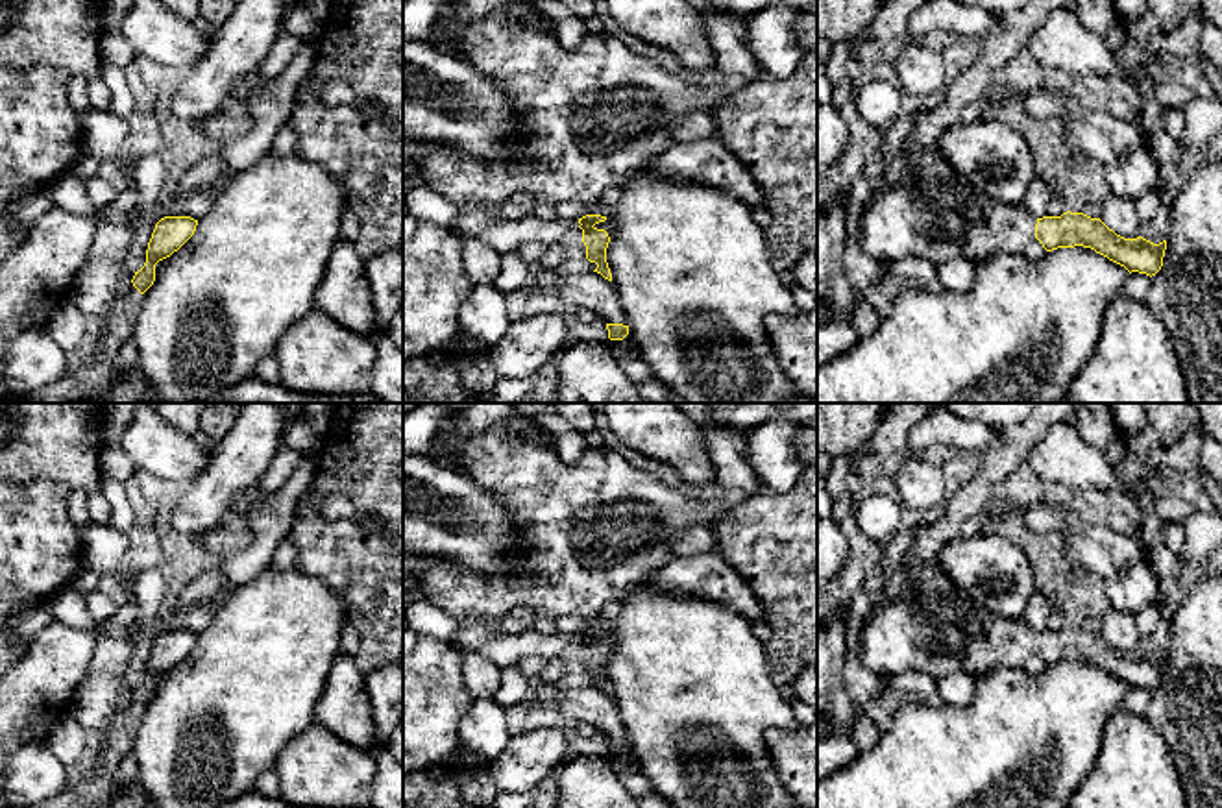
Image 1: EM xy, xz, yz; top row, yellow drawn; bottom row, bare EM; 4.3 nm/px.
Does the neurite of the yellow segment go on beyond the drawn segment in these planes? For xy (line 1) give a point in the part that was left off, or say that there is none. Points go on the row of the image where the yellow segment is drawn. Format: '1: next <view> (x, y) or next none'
1: next none

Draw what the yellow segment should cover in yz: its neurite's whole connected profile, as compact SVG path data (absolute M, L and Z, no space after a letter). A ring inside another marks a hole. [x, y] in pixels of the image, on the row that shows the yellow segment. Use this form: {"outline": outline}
{"outline": "M937 146L921 152L908 176L895 185L880 185L874 198L863 207L860 246L873 259L887 264L906 257L921 257L939 266L952 259L974 264L996 255L1022 255L1026 244L1037 239L1046 251L1083 246L1124 266L1130 274L1155 275L1163 266L1167 240L1154 244L1143 237L1124 239L1100 218L1083 213L1033 218L1024 205L1008 205L965 181L943 157Z"}

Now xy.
{"outline": "M165 216L155 224L146 250L144 266L131 283L144 294L155 281L155 264L177 251L196 231L198 220L190 216Z"}

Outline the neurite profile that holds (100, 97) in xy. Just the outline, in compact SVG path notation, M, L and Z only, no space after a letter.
M100 76L89 81L89 98L94 109L109 111L111 91Z

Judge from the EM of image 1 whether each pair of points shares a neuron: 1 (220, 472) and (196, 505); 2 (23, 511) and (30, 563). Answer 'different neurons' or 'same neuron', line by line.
1: same neuron
2: same neuron

